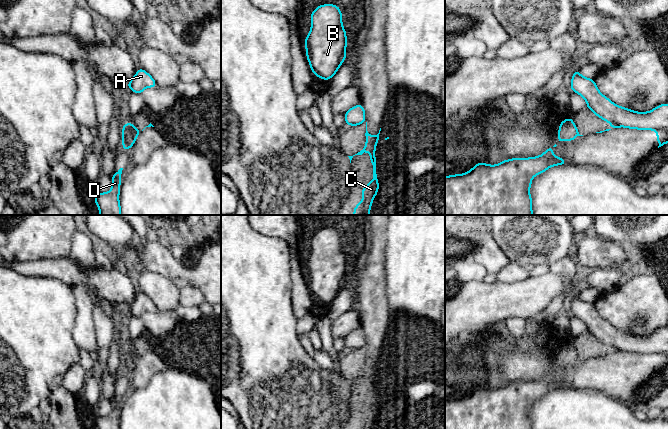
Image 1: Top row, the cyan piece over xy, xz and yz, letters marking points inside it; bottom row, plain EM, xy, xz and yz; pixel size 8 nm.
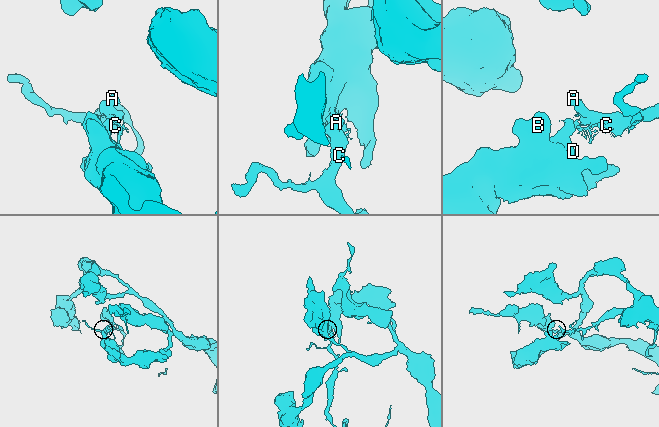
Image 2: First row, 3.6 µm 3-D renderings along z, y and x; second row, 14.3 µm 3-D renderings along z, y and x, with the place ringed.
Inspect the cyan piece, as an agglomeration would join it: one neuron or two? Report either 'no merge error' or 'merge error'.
merge error

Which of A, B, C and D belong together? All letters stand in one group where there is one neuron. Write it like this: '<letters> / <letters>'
A C / B D

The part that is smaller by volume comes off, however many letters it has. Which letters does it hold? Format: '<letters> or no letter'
A, C

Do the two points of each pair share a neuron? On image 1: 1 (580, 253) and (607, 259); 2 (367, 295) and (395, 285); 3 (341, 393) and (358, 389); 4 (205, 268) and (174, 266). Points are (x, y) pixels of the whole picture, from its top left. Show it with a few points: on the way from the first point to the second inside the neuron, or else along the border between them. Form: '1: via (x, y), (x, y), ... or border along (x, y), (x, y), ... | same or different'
1: via (587, 253), (600, 253) | same
2: border along (384, 265), (386, 301), (389, 311) | different
3: border along (350, 387), (349, 415) | different
4: via (197, 272), (182, 272) | same

